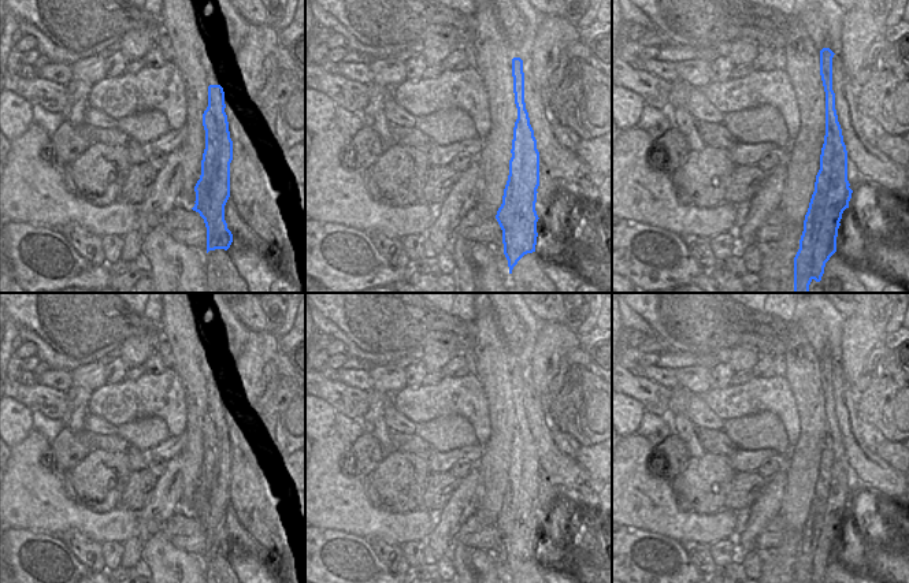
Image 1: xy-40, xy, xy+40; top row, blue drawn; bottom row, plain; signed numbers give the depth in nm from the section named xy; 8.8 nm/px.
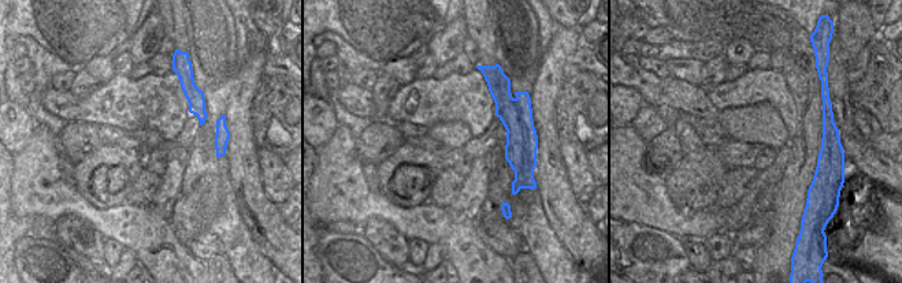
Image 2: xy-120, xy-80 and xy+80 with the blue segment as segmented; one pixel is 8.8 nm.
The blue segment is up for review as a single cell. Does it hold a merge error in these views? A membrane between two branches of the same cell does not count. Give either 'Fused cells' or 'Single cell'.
Fused cells.

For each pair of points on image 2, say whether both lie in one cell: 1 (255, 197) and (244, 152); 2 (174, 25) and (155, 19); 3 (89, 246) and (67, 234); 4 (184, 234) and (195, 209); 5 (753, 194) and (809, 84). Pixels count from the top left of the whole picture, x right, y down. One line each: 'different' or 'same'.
1: same
2: different
3: same
4: same
5: different

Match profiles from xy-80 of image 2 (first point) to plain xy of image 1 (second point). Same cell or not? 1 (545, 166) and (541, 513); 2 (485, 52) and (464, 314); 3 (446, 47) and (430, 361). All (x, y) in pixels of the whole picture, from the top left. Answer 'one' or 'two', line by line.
1: two
2: two
3: one

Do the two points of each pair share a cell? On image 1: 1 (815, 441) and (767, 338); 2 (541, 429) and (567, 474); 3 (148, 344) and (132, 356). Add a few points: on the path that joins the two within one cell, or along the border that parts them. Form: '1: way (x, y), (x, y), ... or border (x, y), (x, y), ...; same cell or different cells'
1: border (789, 323), (789, 345), (782, 353); different cells
2: way (544, 439), (548, 453), (556, 463); same cell
3: way (144, 346), (136, 352); same cell

